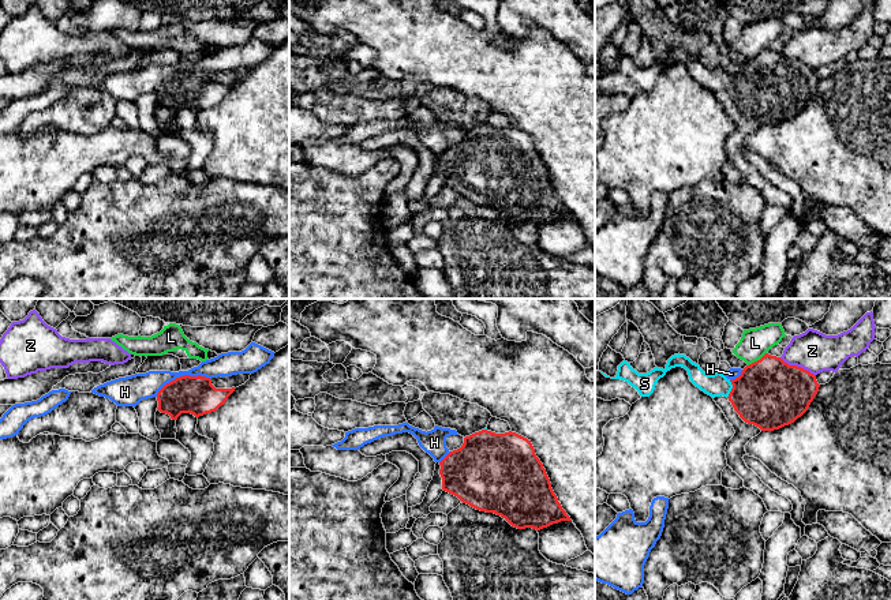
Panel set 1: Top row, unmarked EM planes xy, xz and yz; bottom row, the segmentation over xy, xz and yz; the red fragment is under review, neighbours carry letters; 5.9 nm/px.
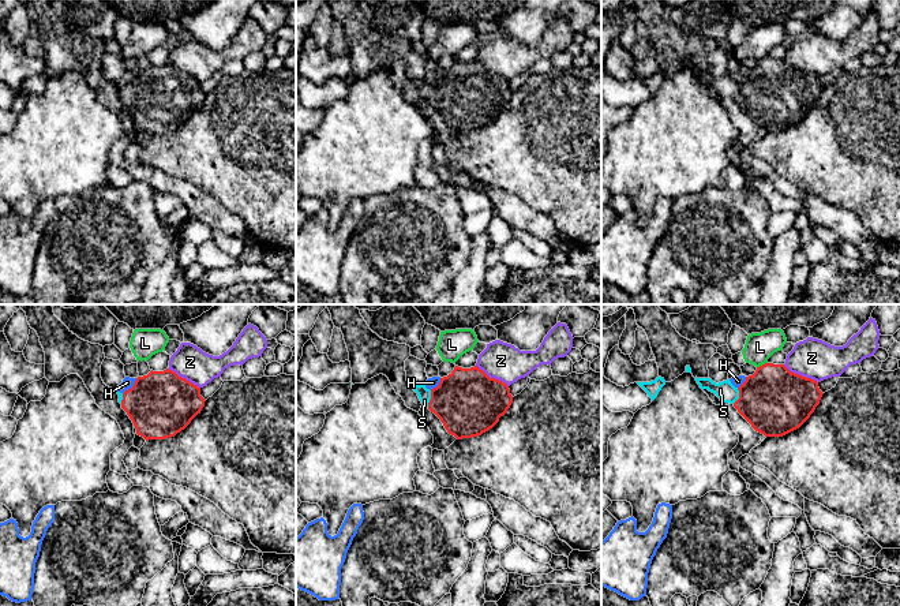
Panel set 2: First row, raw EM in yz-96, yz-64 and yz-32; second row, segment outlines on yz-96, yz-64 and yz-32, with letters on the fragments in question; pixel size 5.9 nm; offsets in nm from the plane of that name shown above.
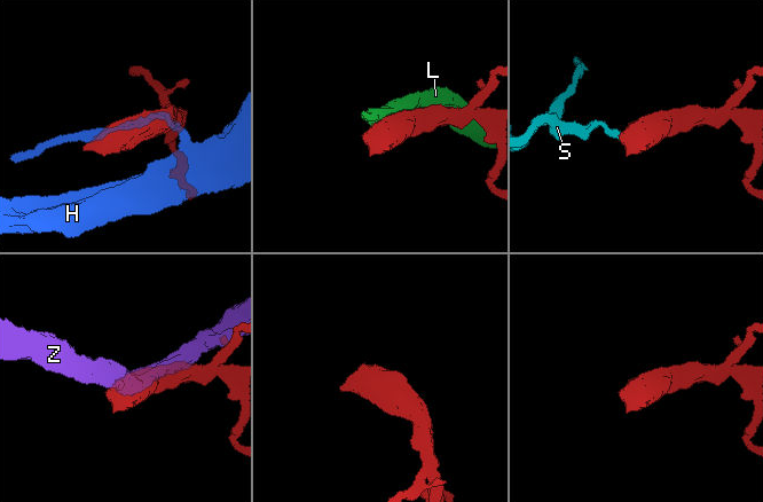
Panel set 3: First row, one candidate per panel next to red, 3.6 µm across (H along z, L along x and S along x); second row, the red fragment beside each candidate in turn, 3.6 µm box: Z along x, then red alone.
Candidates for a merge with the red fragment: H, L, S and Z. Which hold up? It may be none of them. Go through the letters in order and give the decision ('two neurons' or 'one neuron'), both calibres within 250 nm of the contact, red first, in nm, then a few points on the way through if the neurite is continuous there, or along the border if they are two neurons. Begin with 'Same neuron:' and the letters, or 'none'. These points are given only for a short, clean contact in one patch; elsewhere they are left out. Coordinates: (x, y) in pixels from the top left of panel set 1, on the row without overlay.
Same neuron: S
H: two neurons; calibres 220 and 160 nm
L: two neurons; calibres 400 and 180 nm
S: one neuron; calibres 400 and 140 nm; way yz (770, 89), (751, 89), (732, 83), (717, 79)
Z: two neurons; calibres 400 and 240 nm

